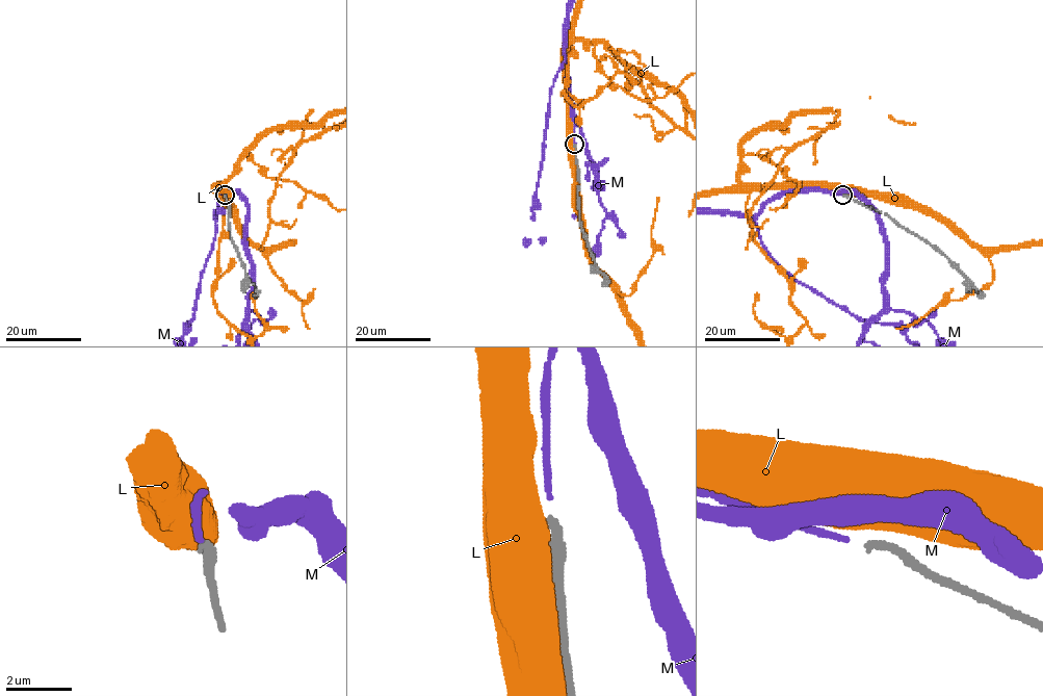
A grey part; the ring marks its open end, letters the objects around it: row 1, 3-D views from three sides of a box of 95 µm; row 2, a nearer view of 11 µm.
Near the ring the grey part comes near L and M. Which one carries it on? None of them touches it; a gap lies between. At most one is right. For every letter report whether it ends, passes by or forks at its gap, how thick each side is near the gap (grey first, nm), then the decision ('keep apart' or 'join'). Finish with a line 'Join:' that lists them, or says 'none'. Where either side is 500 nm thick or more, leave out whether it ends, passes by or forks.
L: 240/750 nm | keep apart
M: it ends | 240/190 nm | join
Join: M

